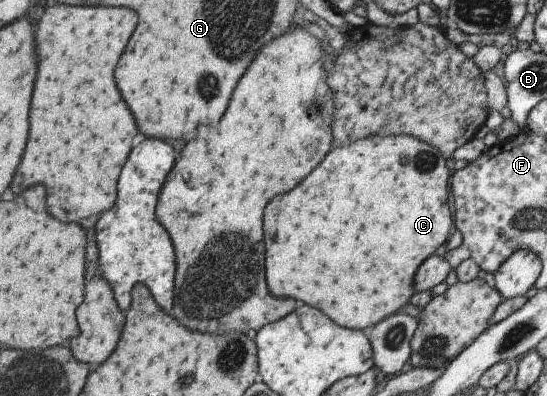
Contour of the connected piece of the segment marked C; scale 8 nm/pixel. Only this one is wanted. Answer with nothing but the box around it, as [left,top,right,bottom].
[264,135,452,329]

